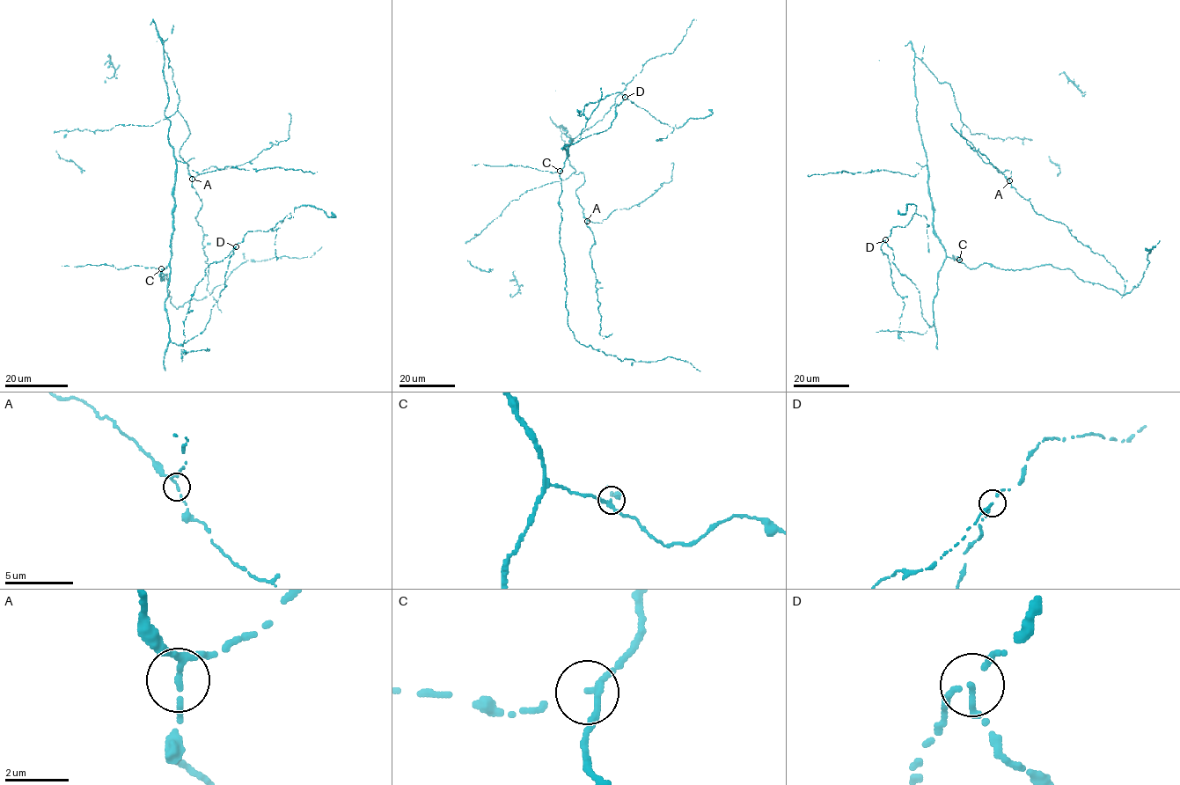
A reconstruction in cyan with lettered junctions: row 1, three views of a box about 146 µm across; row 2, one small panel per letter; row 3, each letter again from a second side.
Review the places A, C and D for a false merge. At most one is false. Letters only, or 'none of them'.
D

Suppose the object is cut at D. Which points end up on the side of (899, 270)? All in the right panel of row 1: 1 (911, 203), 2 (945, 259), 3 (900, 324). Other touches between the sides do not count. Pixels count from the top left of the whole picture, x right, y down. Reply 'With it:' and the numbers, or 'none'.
With it: 2

